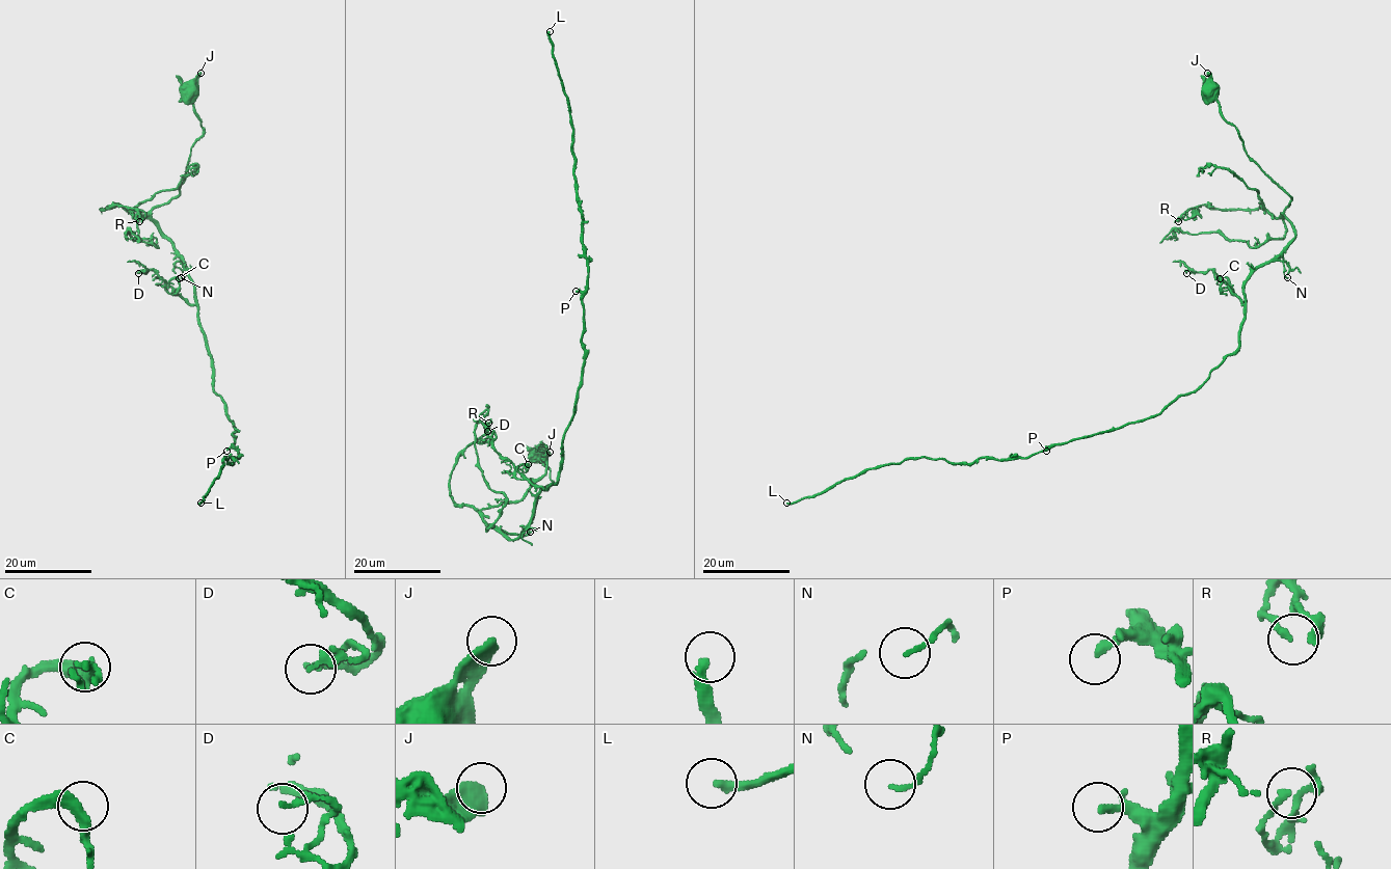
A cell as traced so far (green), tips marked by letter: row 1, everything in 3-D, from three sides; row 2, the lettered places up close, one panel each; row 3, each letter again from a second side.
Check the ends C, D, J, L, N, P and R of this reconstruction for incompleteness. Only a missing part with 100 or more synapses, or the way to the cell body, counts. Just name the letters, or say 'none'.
L

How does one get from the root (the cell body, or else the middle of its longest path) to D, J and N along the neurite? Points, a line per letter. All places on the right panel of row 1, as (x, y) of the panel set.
D: (1209, 90), (1246, 154), (1291, 197), (1284, 217), (1294, 238), (1253, 273), (1244, 303), (1212, 270), (1186, 273)
J: (1209, 90), (1207, 73)
N: (1209, 90), (1221, 116), (1236, 128), (1246, 154), (1291, 197), (1284, 217), (1294, 238), (1279, 259), (1287, 277)

